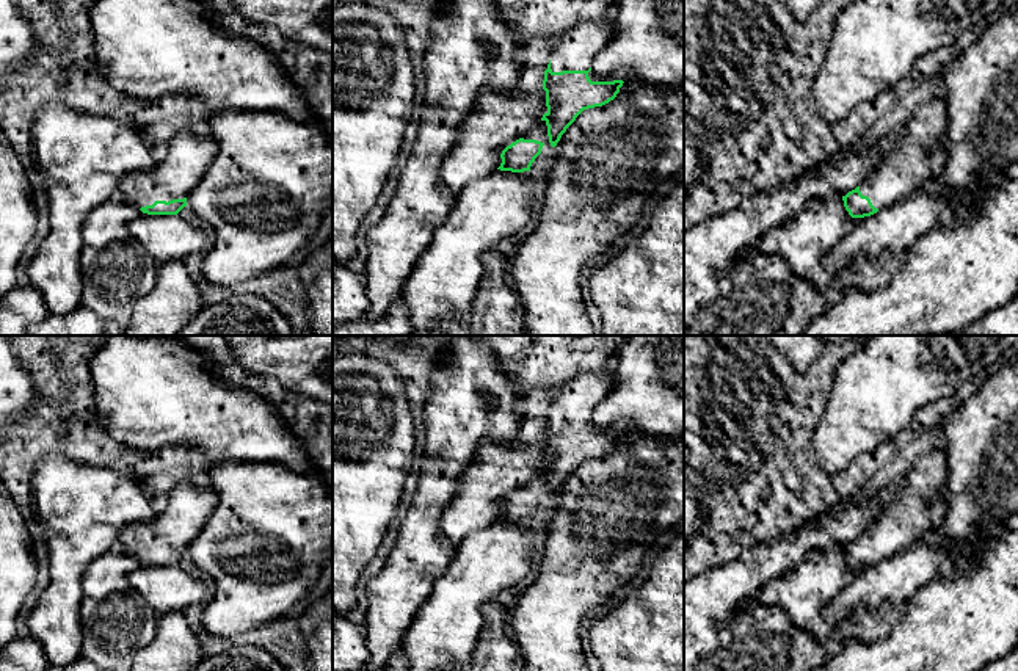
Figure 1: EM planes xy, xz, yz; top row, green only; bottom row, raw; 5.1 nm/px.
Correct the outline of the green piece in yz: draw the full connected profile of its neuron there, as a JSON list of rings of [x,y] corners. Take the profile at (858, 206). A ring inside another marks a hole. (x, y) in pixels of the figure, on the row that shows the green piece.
[[[936,96],[918,107],[897,129],[893,149],[863,182],[845,196],[852,218],[864,218],[911,196],[943,169],[943,136],[947,127],[946,102]]]

